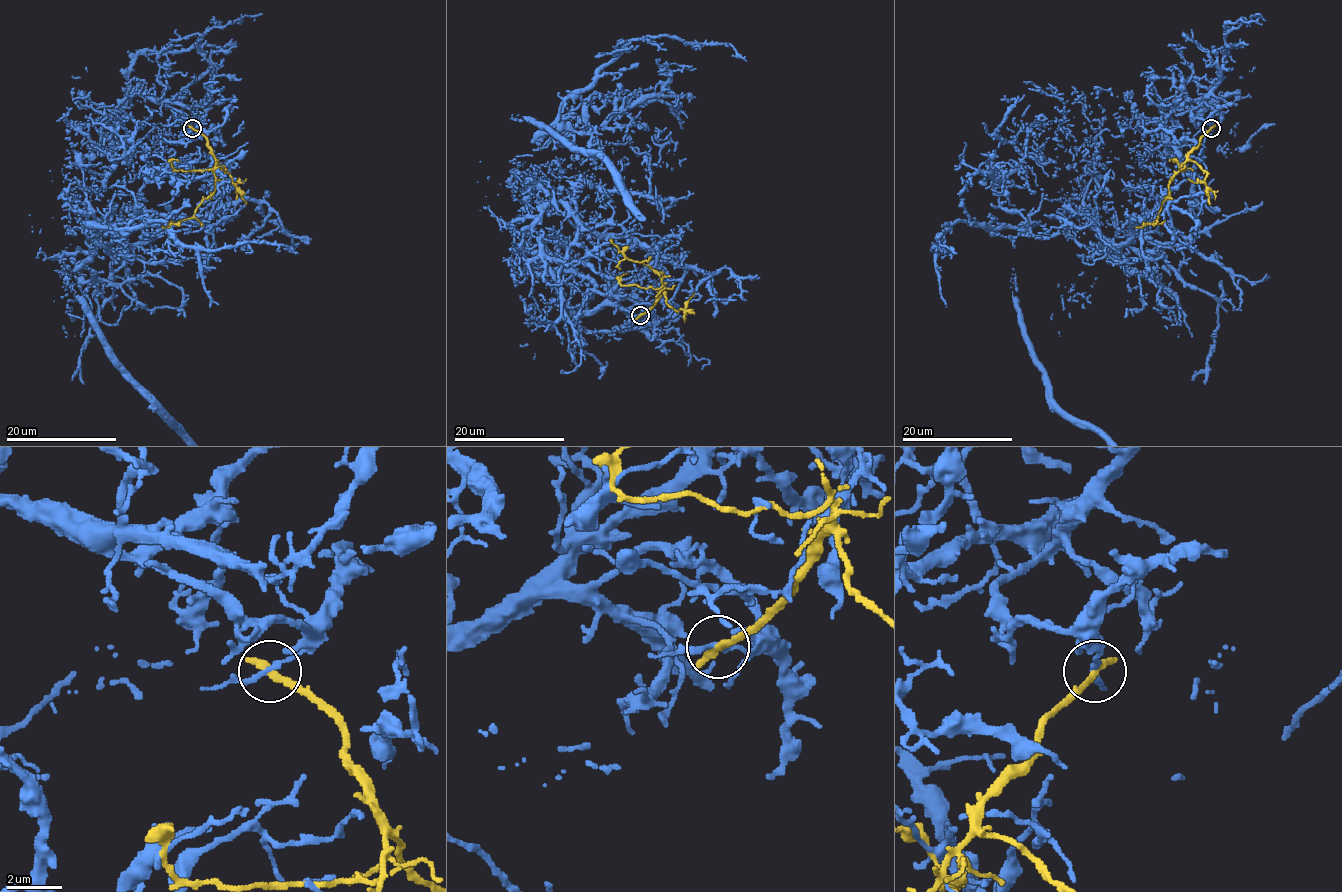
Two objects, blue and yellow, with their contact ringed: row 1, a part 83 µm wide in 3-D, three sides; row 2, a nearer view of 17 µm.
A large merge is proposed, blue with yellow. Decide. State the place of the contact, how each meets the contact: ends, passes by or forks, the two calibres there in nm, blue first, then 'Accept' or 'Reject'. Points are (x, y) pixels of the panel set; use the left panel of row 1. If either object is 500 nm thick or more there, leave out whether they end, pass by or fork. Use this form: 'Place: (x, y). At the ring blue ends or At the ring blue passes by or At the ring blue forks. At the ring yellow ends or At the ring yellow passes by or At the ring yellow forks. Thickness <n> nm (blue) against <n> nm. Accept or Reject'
Place: (192, 128). At the ring blue passes by. At the ring yellow ends. Thickness 160 nm (blue) against 360 nm. Reject

